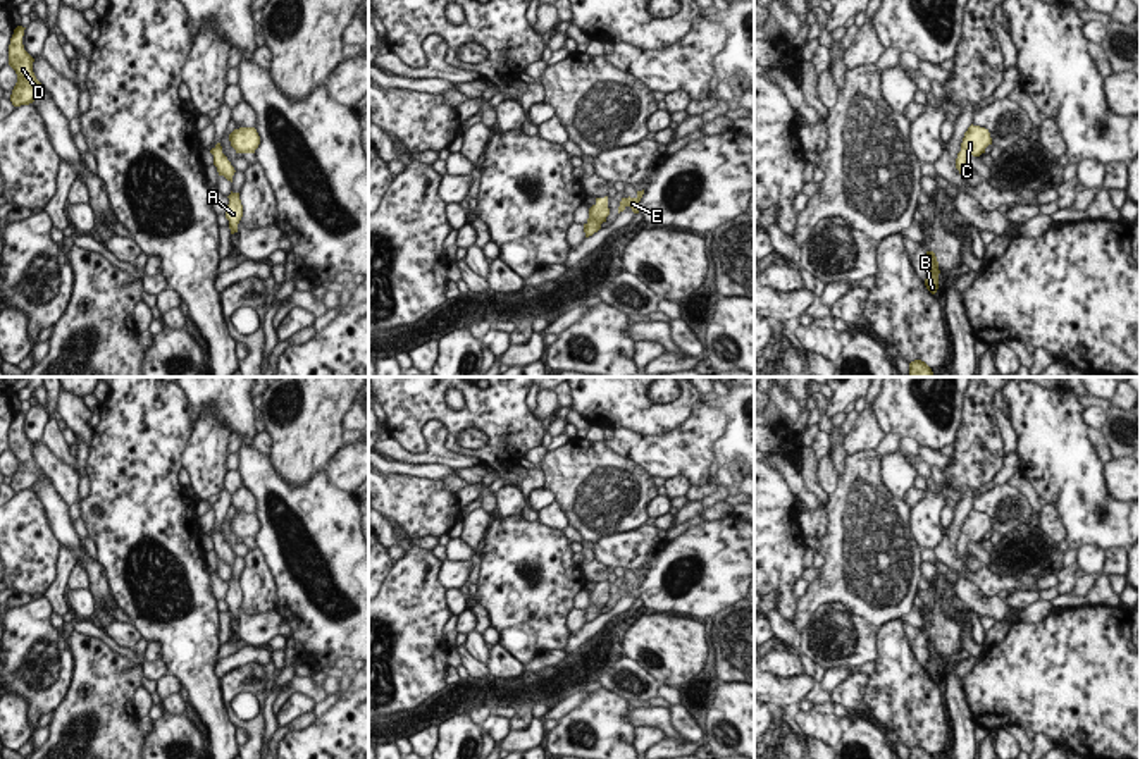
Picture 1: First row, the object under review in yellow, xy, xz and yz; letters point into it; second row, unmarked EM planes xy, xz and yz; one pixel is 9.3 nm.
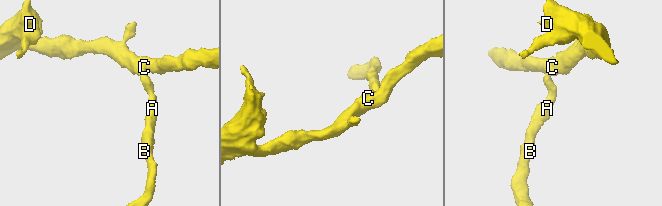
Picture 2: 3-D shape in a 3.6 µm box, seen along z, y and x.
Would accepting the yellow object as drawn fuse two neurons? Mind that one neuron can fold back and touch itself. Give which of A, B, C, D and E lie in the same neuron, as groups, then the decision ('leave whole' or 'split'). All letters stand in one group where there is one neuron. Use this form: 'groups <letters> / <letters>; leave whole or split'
groups A B C D E; leave whole

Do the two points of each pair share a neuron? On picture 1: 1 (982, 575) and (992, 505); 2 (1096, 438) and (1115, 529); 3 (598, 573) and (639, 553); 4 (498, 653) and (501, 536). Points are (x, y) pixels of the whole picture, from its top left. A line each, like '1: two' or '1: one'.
1: two
2: two
3: two
4: two

